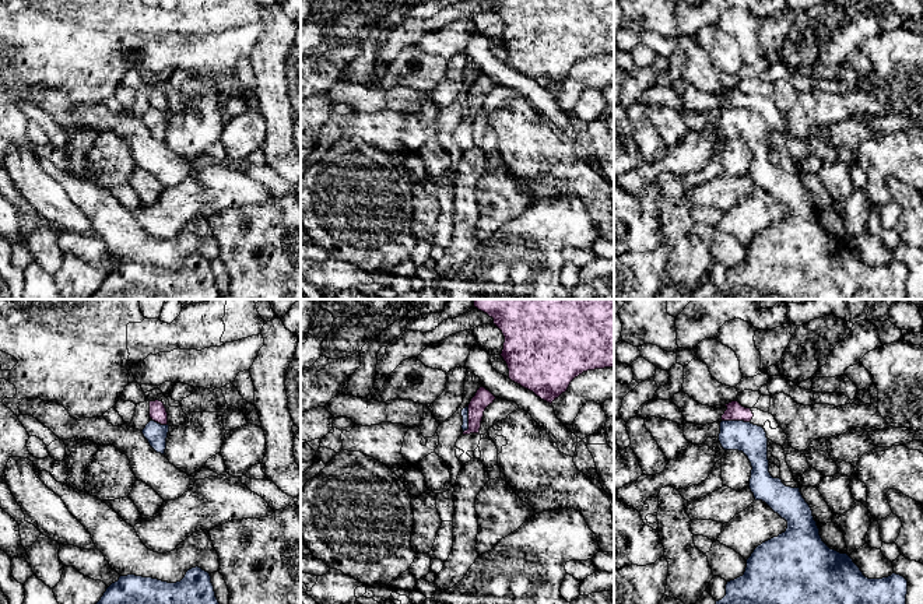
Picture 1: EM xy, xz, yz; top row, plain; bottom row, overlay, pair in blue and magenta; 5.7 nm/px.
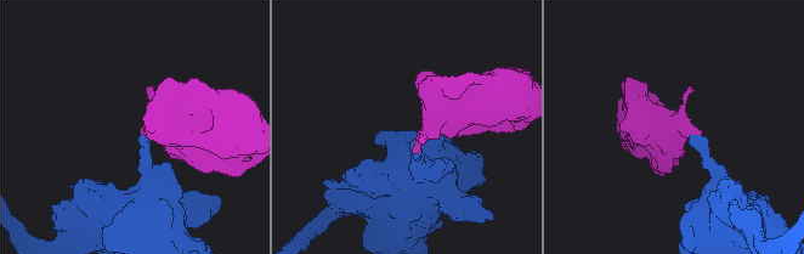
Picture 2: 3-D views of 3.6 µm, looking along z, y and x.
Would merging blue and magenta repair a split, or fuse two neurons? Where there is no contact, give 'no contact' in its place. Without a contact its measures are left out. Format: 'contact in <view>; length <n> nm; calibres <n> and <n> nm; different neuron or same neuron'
contact in yz; length 160 nm; calibres 180 and 100 nm; different neuron

